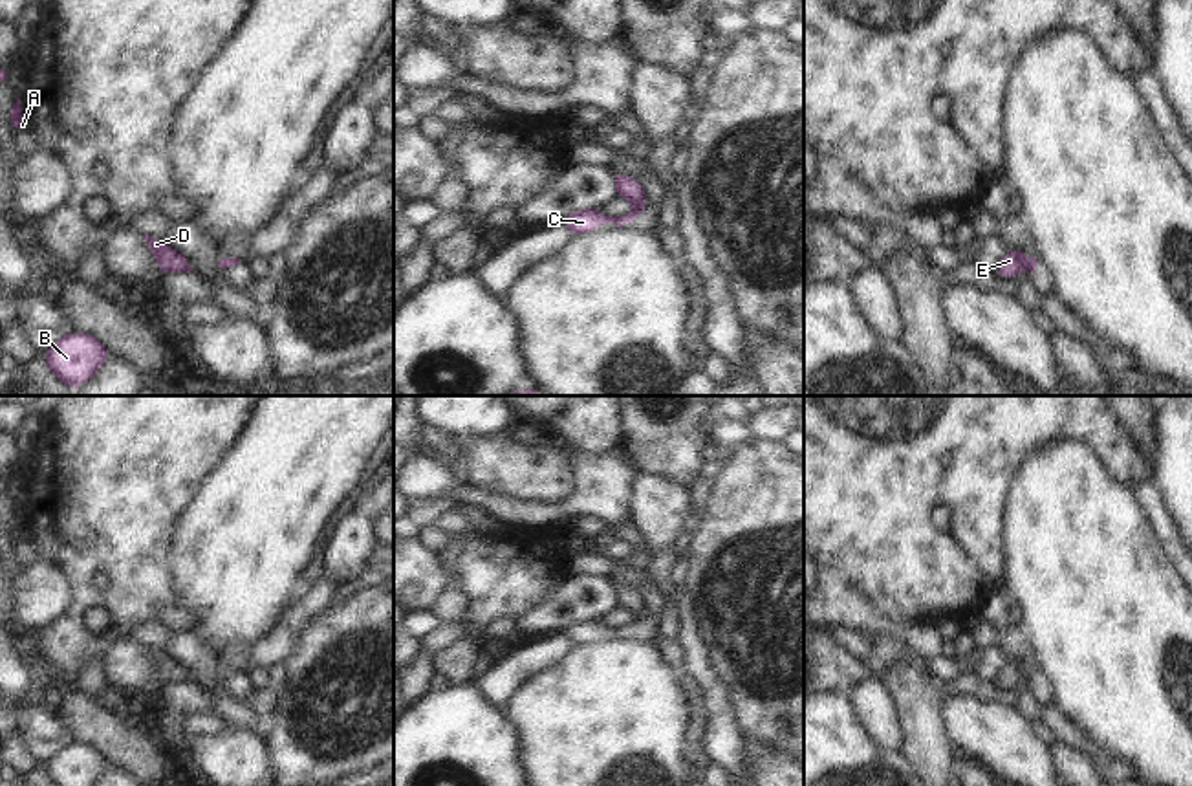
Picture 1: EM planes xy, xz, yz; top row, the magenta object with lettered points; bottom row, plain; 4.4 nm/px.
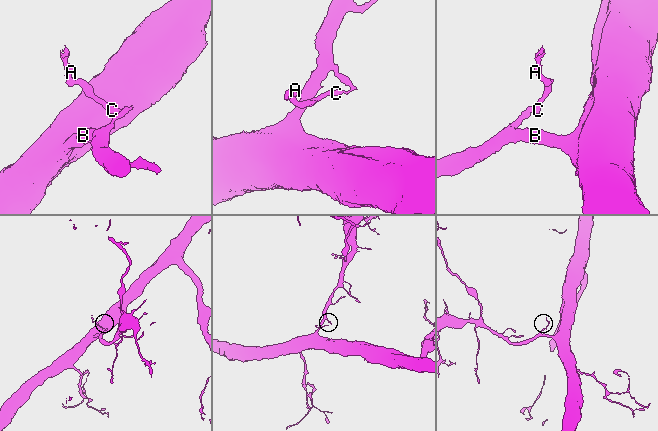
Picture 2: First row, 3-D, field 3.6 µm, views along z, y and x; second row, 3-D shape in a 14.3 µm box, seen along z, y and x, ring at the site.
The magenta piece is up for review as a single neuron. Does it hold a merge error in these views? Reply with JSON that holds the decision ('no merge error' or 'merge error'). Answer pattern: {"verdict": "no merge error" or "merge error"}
{"verdict": "merge error"}

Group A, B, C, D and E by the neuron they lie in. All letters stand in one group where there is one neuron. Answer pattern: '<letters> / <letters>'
A C D / B E

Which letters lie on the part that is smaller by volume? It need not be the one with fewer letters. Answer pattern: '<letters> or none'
A, C, D

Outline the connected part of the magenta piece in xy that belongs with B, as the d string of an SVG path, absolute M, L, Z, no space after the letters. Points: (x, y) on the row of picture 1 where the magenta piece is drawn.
M68 333L44 354L51 372L77 390L112 357L108 348L86 333Z

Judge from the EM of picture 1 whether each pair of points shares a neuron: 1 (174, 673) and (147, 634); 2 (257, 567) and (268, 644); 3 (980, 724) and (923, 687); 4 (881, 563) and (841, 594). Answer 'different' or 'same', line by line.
1: same
2: different
3: different
4: different

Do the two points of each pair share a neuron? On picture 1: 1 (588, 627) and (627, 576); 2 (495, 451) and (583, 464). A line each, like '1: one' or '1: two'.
1: one
2: two

